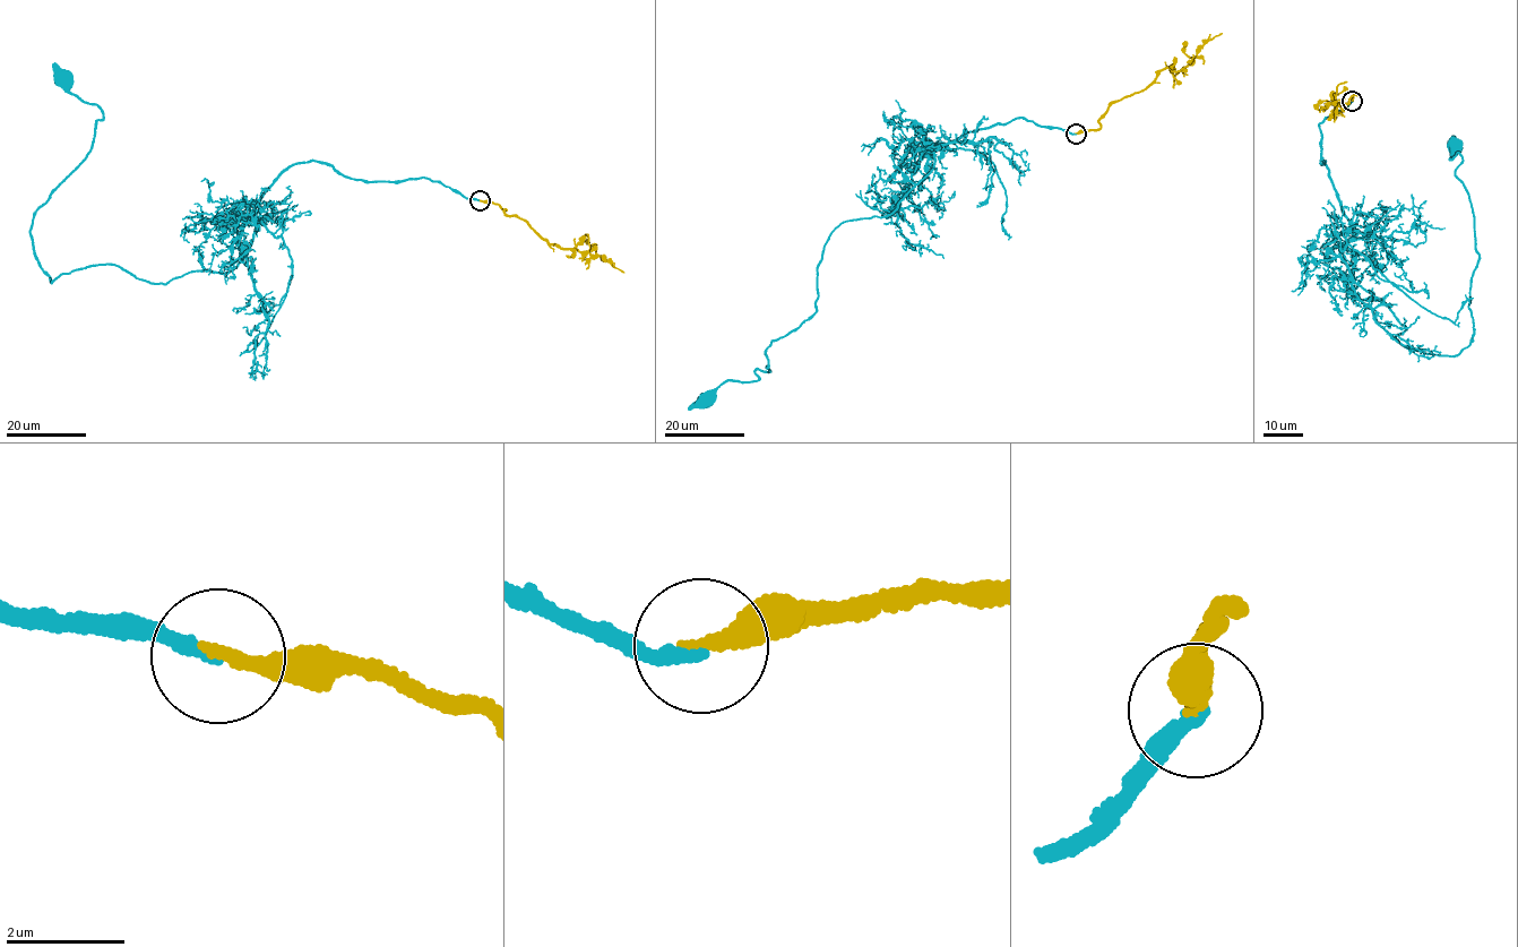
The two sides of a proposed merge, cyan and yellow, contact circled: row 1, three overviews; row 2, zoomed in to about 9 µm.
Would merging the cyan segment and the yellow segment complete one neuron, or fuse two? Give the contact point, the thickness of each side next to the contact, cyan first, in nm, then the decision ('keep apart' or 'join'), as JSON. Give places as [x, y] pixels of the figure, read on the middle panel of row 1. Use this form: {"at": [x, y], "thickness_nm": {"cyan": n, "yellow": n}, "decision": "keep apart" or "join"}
{"at": [1076, 134], "thickness_nm": {"cyan": 220, "yellow": 280}, "decision": "join"}

